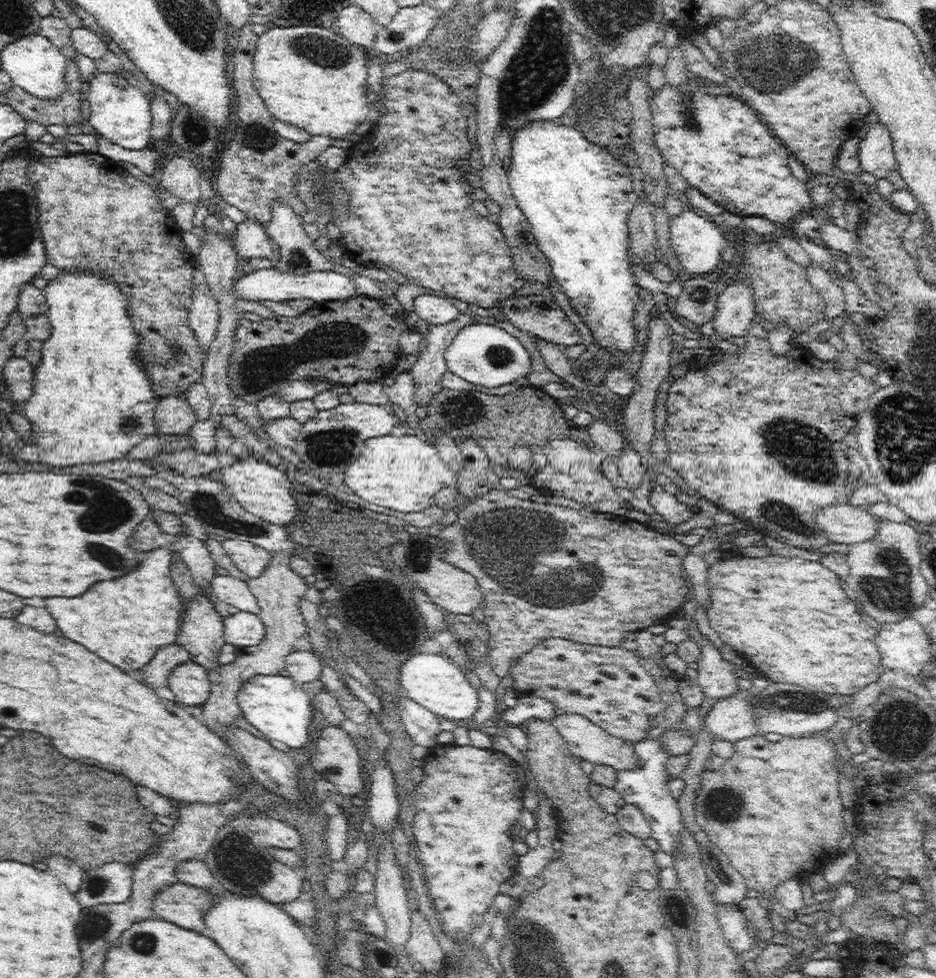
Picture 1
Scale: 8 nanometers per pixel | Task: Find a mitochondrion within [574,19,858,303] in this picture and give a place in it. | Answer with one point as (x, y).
(774, 70)

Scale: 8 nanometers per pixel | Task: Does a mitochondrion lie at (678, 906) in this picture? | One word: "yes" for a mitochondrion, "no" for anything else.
no

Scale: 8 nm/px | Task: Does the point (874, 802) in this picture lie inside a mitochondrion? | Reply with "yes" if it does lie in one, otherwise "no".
no

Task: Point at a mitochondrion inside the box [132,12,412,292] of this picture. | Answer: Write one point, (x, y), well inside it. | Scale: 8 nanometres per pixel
(330, 52)

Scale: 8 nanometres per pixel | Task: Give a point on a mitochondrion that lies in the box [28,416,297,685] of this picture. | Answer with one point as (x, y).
(101, 508)

